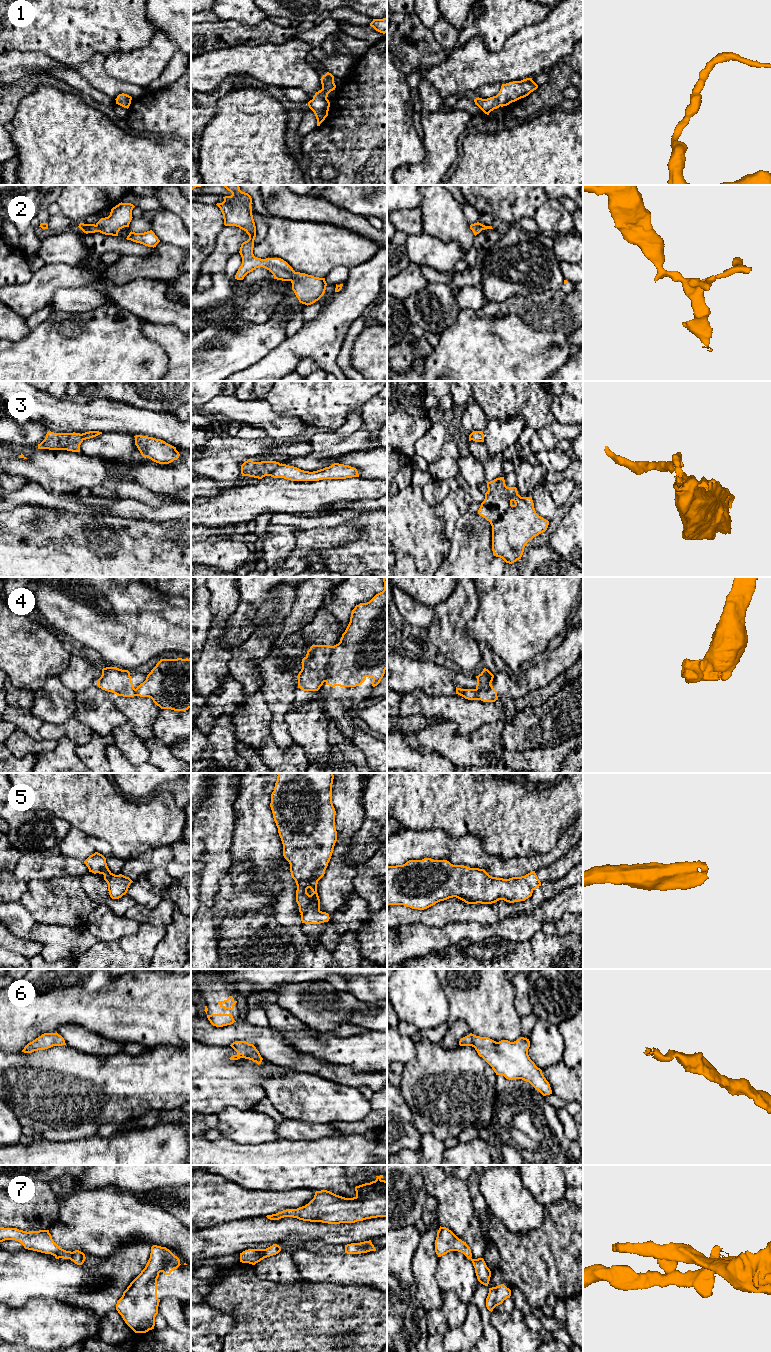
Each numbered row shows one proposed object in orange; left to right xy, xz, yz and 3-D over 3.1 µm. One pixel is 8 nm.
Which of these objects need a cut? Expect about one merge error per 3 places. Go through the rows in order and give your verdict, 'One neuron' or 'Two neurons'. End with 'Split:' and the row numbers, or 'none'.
1: One neuron
2: One neuron
3: Two neurons
4: Two neurons
5: One neuron
6: One neuron
7: Two neurons
Split: 3, 4, 7

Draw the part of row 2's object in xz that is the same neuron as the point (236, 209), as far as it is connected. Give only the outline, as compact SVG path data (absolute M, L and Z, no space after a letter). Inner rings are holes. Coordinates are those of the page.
M223 185L232 193L225 196L222 203L216 205L220 208L225 226L236 226L244 230L249 239L241 244L240 255L242 264L239 267L235 279L243 280L244 277L263 267L269 270L274 279L290 281L299 302L311 305L318 301L325 293L327 283L325 278L314 277L305 273L295 272L293 268L281 258L257 258L253 254L256 226L252 215L252 198L248 193L242 192L239 185Z

